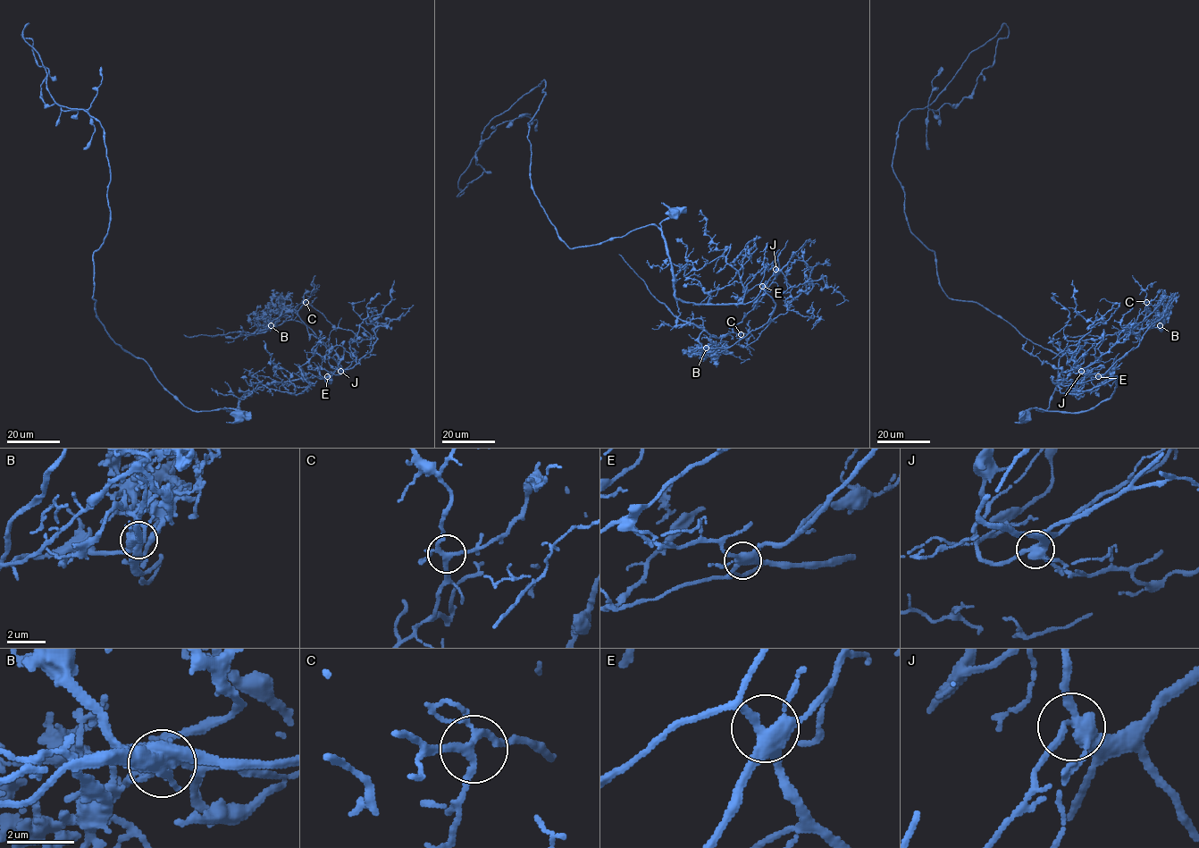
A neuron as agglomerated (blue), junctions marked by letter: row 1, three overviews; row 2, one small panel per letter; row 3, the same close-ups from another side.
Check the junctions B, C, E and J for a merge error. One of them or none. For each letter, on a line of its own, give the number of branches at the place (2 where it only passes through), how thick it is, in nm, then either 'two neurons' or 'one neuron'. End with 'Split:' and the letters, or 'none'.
B: 5 | 550 nm | two neurons
C: 4 | 190 nm | one neuron
E: 5 | 400 nm | one neuron
J: 4 | 360 nm | one neuron
Split: B

